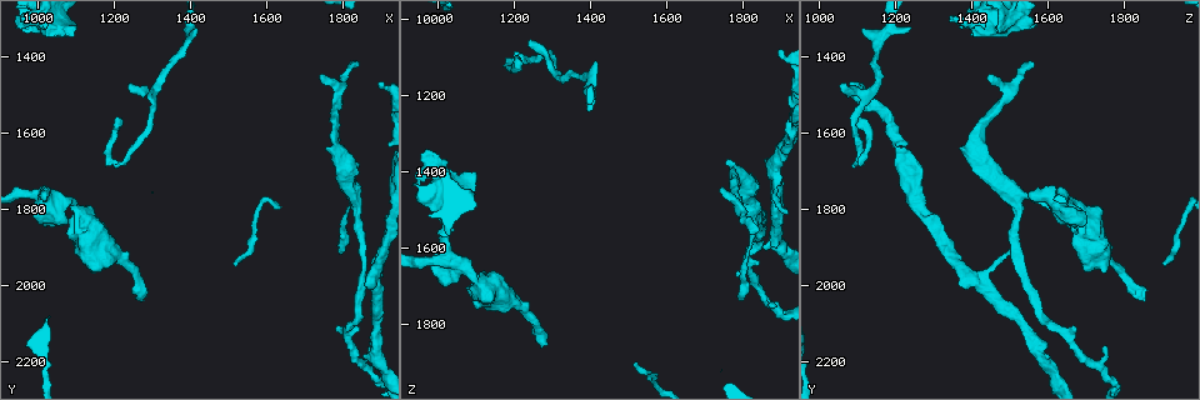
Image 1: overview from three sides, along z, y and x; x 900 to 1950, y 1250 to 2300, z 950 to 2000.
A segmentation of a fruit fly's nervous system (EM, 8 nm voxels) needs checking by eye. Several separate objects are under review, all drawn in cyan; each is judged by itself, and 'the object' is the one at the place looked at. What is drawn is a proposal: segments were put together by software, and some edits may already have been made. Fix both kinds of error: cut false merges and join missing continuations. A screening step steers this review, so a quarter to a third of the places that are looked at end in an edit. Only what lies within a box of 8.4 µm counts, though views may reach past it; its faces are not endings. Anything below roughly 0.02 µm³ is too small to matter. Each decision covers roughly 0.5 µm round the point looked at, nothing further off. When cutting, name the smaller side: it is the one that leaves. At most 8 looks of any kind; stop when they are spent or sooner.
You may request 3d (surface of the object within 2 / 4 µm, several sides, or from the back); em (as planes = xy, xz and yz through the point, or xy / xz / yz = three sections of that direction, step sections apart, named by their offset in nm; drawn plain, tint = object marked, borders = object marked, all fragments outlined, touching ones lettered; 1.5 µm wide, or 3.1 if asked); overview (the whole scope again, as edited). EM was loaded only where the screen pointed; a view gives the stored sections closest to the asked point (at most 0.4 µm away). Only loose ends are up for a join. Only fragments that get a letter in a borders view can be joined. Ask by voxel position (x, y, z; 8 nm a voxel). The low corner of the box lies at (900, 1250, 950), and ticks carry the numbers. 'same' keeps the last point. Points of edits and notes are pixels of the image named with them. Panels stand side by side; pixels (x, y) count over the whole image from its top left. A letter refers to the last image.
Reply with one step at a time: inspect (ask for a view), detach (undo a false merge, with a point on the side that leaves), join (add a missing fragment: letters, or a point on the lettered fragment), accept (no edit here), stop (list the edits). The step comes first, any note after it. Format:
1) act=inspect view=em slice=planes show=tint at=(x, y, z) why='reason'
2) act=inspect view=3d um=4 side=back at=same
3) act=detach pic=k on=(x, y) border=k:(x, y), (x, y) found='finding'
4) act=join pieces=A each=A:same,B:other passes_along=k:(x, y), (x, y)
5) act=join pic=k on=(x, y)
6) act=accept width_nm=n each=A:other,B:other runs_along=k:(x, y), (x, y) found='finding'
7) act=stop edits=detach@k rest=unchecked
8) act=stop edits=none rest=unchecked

act=inspect view=3d um=2 side=back at=(1835, 1410, 1565) why='tapers out'

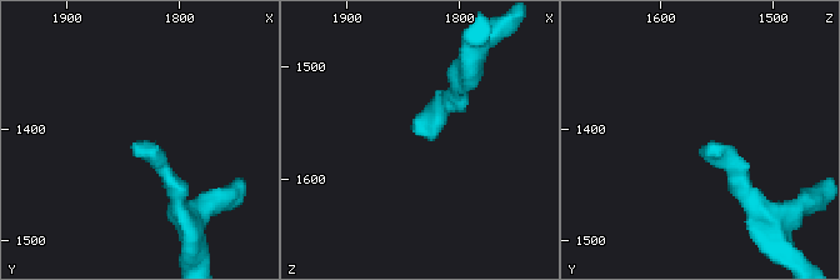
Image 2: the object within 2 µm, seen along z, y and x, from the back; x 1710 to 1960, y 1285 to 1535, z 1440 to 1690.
act=inspect view=em slice=xy step=4 show=tint at=(1836, 1416, 1560)

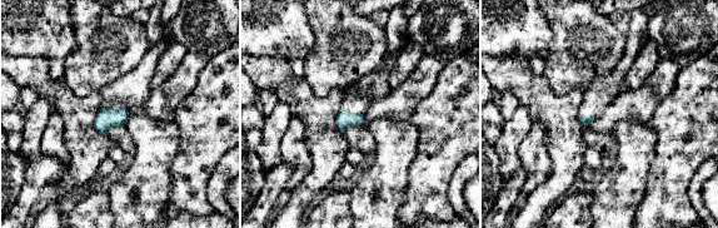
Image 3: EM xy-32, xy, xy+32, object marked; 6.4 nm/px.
act=inspect view=em slice=planes show=borders at=same

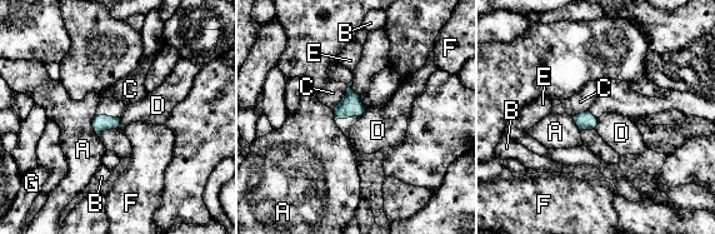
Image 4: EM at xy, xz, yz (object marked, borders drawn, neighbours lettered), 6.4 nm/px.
act=accept width_nm=100 each=A:other,B:other,C:other,D:other,E:other,F:other,G:other border=4:(120, 118), (120, 123), (115, 128) found='none of them fits'

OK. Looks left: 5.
act=inspect view=em slice=yz step=8 show=tint at=(1245, 1475, 1060) why='branch stops here'

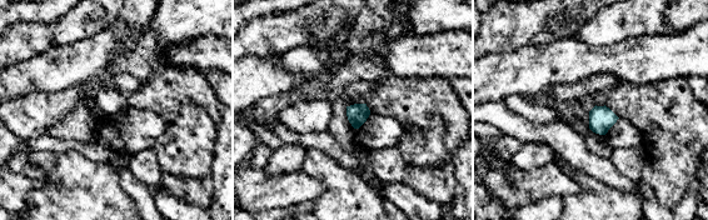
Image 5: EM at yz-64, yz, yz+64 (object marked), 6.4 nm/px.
act=inspect view=em slice=planes show=borders at=same

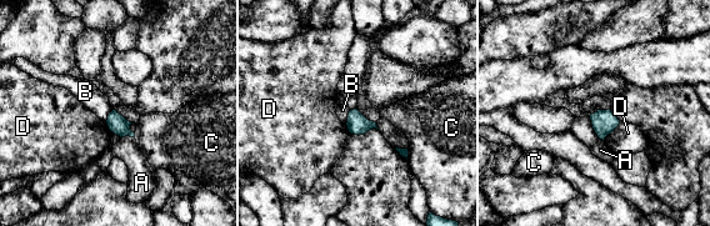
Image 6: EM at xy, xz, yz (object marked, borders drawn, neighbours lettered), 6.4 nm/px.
act=accept each=A:other,B:other,C:other,D:other border=6:(350, 110), (345, 122) found='none of them fits'

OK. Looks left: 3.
act=inspect view=em slice=yz step=4 show=borders at=(1090, 1325, 1400) why='thick end'

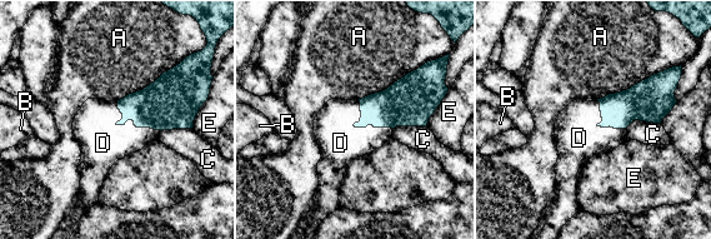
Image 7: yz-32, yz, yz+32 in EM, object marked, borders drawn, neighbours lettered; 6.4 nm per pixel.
act=join pieces=D each=A:other,B:other,C:other,D:same,E:other passes_along=7:(163, 105), (128, 119), (103, 143) found='it goes on there'

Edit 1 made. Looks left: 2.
act=stop edits=join@7 rest=unchecked

